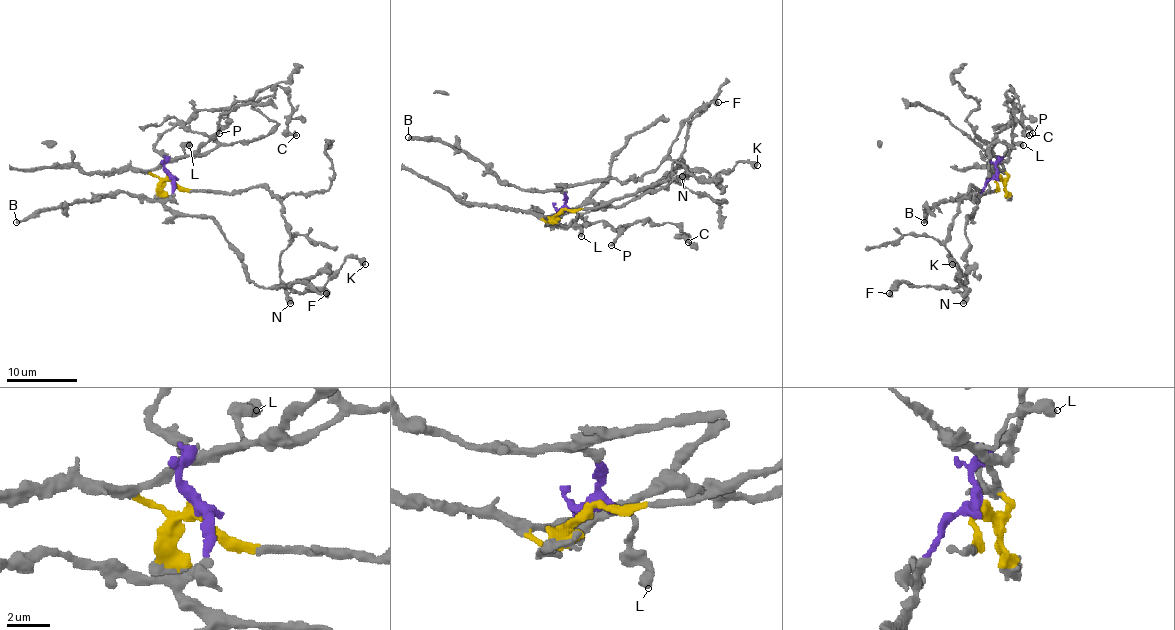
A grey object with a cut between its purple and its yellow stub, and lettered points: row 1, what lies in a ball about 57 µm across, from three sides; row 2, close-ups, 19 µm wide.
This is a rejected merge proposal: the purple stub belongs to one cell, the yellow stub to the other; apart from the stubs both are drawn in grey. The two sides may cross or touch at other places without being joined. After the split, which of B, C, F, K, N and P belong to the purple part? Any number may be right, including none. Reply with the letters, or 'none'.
B, C, F, K, P

